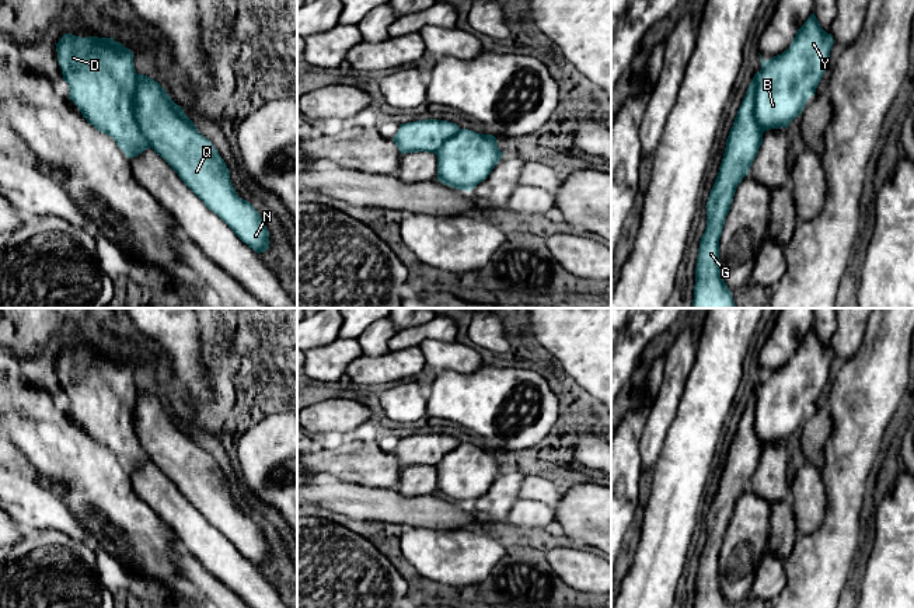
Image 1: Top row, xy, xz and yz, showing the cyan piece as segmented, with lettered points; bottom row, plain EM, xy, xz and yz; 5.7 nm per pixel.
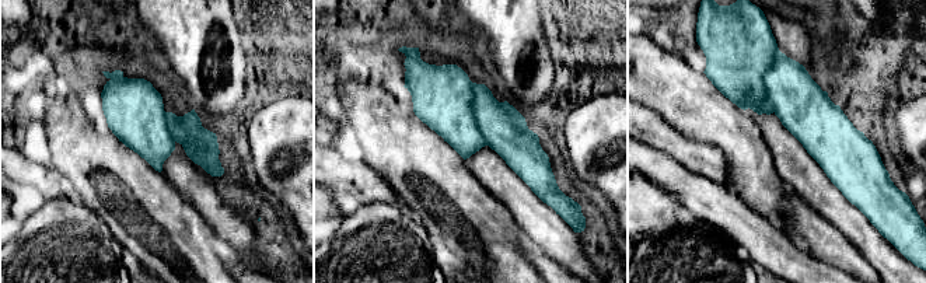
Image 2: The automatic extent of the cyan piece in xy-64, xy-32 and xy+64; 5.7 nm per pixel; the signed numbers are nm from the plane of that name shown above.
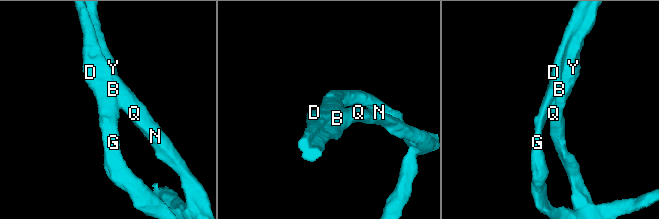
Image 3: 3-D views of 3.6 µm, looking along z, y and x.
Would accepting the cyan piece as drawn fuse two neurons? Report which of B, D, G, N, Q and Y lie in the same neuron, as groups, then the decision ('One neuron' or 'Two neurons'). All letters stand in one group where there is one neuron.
Groups: B N Q Y / D G. Two neurons

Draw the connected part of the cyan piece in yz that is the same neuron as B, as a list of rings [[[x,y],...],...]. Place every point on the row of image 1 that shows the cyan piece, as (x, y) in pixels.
[[[814,13],[798,29],[781,55],[765,60],[756,83],[756,118],[764,133],[786,127],[802,113],[828,67],[834,43]]]

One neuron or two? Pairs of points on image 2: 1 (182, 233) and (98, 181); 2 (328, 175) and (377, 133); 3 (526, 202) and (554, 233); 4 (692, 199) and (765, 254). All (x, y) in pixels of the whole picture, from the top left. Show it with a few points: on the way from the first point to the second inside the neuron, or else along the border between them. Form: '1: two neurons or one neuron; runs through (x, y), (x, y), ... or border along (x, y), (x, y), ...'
1: one neuron; runs through (161, 224), (156, 223), (119, 188)
2: two neurons; border along (363, 160), (387, 182)
3: one neuron; runs through (530, 209), (547, 226)
4: one neuron; runs through (710, 202), (722, 208), (750, 236)

